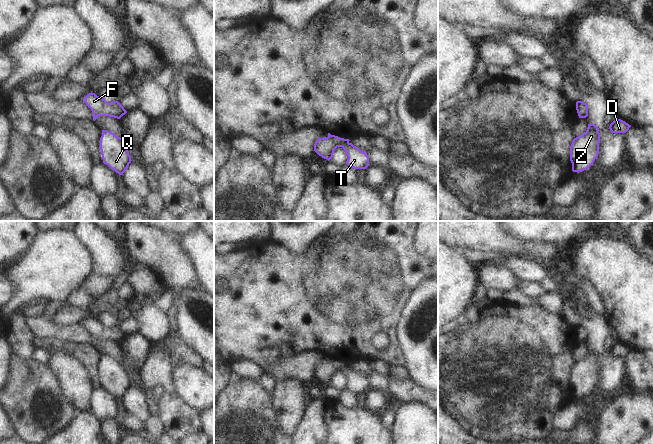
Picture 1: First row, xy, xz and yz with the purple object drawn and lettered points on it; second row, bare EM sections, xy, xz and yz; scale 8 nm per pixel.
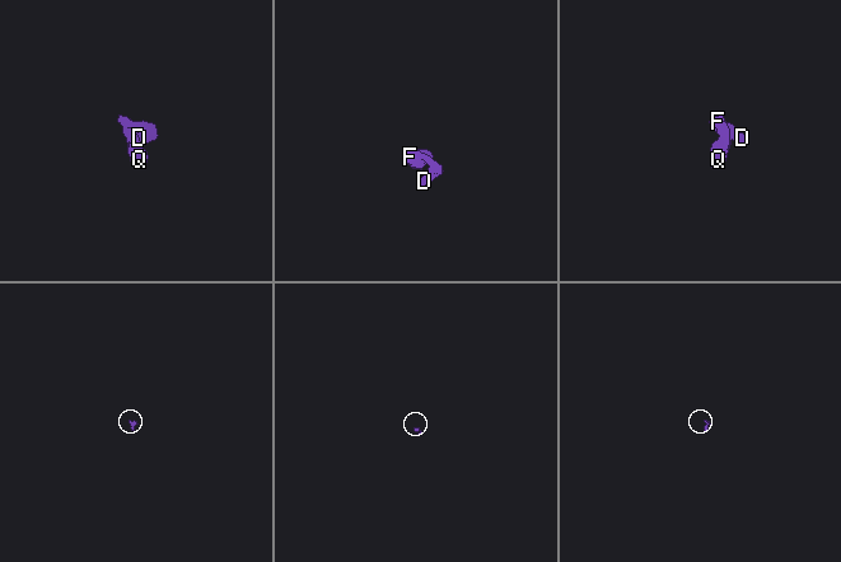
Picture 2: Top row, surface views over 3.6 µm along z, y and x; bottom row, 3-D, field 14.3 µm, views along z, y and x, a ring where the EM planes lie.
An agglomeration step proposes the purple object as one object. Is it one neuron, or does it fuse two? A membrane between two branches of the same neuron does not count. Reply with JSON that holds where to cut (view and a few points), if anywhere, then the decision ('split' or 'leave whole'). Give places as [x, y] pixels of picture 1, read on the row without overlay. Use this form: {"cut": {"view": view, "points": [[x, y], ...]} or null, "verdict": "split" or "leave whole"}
{"cut": null, "verdict": "leave whole"}

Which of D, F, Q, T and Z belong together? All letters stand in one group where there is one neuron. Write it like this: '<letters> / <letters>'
D F Q T Z

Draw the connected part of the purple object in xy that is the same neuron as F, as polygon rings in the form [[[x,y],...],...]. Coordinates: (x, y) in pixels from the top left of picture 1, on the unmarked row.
[[[92,316],[87,318],[83,322],[83,325],[91,333],[94,345],[98,340],[109,340],[120,343],[127,337],[127,335],[118,325],[108,327],[101,320],[97,320]]]

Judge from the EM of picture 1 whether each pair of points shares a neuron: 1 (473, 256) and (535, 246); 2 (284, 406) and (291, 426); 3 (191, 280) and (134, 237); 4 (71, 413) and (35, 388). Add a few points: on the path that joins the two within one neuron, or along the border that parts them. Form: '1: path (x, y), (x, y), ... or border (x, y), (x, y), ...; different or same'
1: border (459, 249), (475, 249), (485, 258); different
2: path (289, 411), (290, 421); same
3: path (177, 268), (158, 249), (148, 244); same
4: path (62, 404), (58, 400), (52, 400), (44, 392); same

